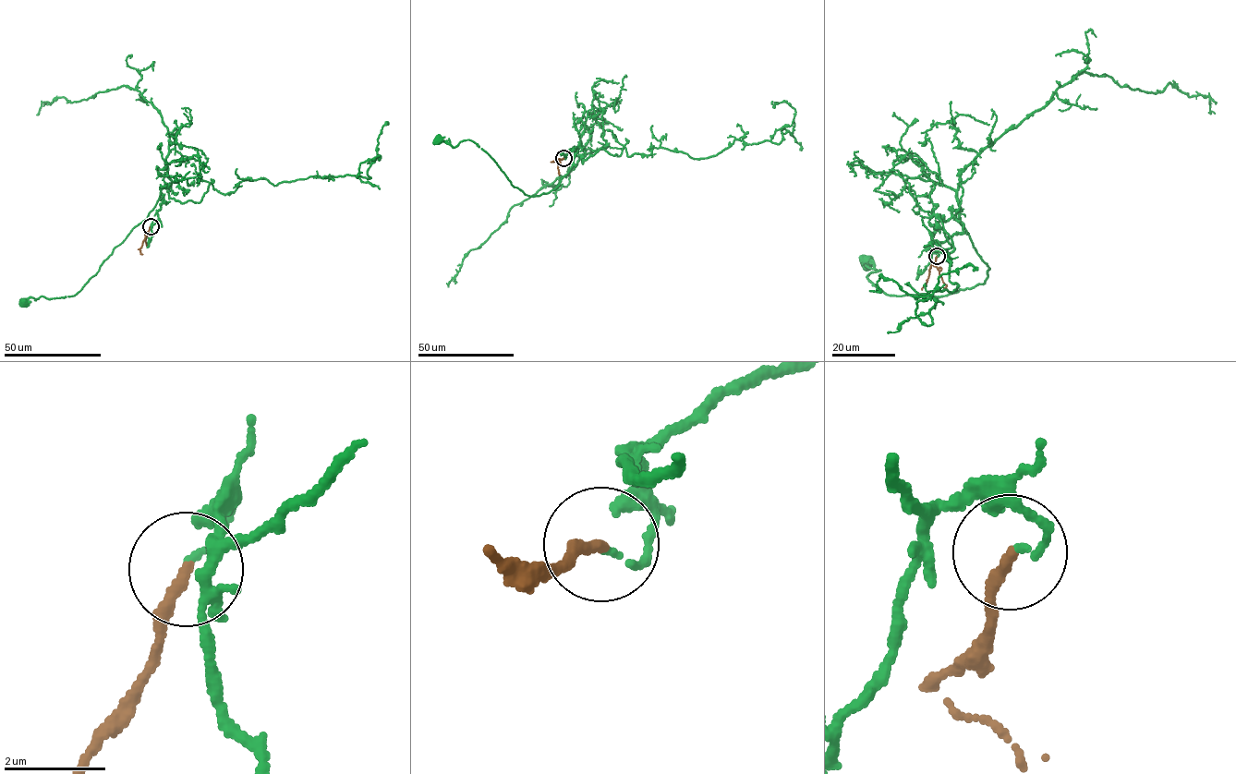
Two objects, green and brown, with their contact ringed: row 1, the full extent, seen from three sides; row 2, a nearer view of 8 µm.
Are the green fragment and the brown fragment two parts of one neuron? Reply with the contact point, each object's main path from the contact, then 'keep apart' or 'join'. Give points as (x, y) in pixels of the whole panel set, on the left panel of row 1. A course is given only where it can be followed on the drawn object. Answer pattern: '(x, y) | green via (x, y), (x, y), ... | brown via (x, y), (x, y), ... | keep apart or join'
(151, 226) | green via (150, 226), (158, 221), (161, 193), (147, 218), (115, 247), (81, 290), (64, 297), (30, 297), (23, 302) | brown via (150, 226), (139, 248), (142, 254) | keep apart

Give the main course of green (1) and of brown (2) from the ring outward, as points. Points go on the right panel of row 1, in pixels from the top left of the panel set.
1: (937, 256), (932, 235), (951, 216), (987, 278), (937, 296), (889, 295), (866, 278), (879, 270), (866, 261)
2: (937, 256), (922, 289)

